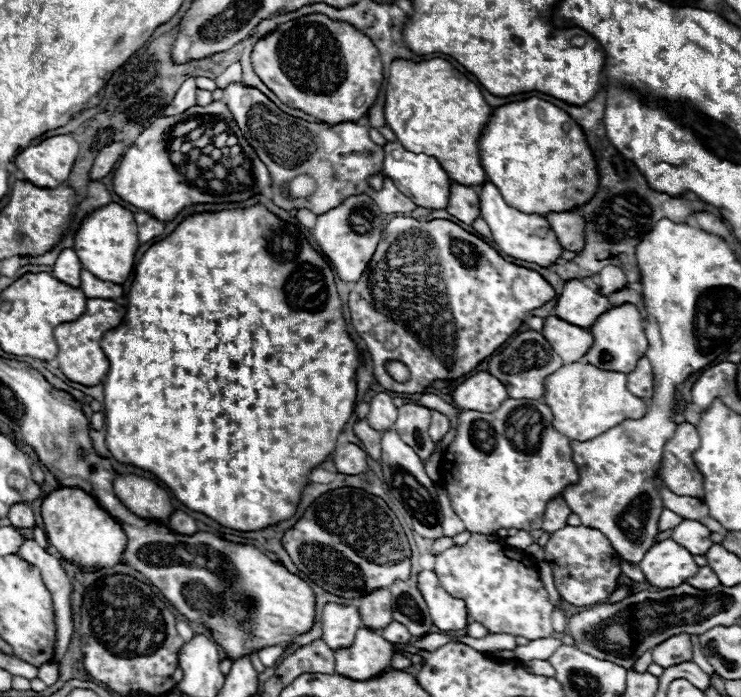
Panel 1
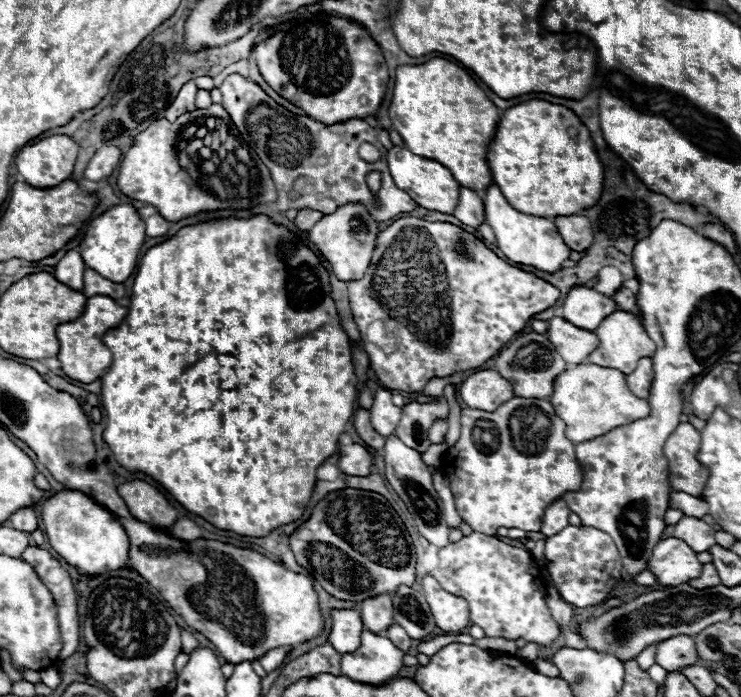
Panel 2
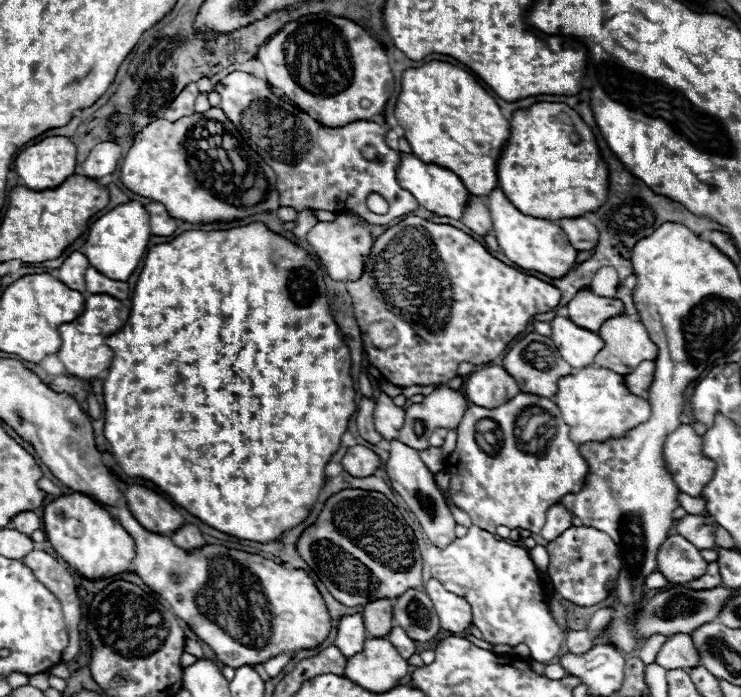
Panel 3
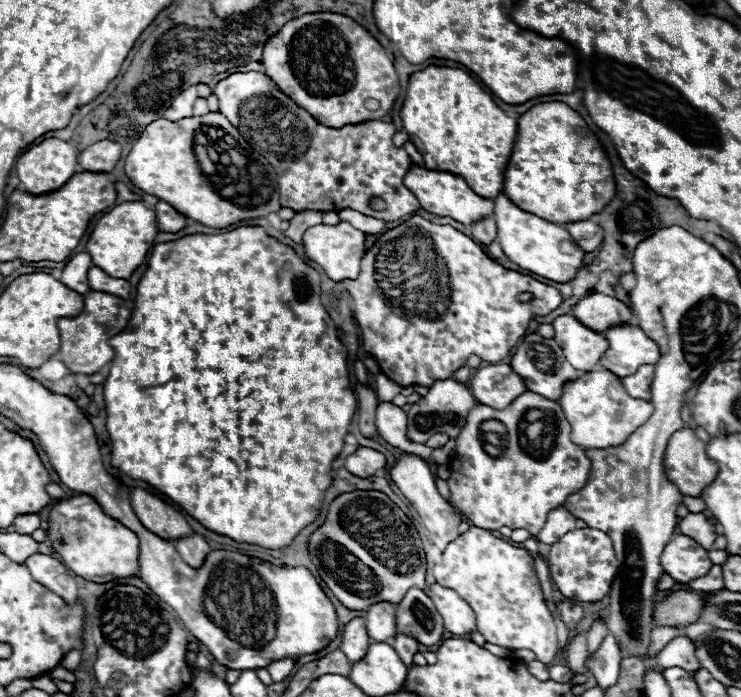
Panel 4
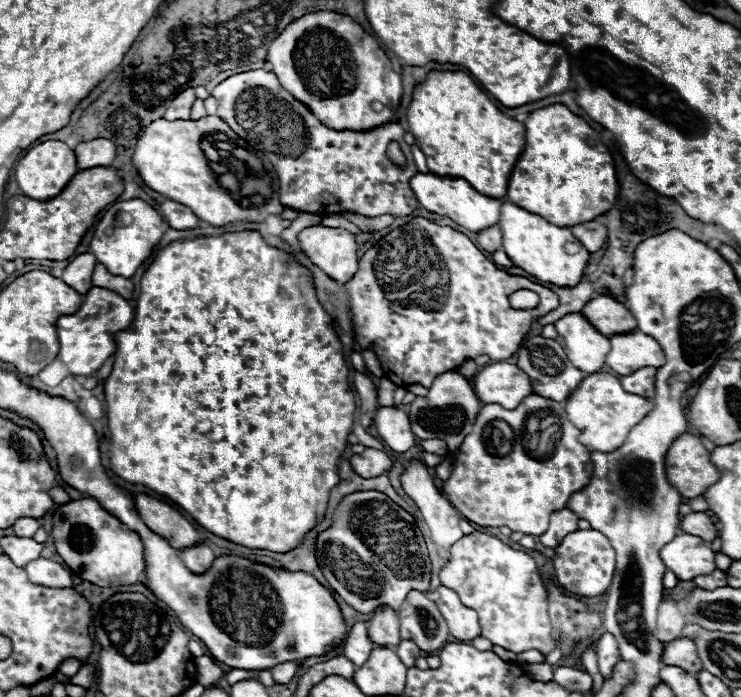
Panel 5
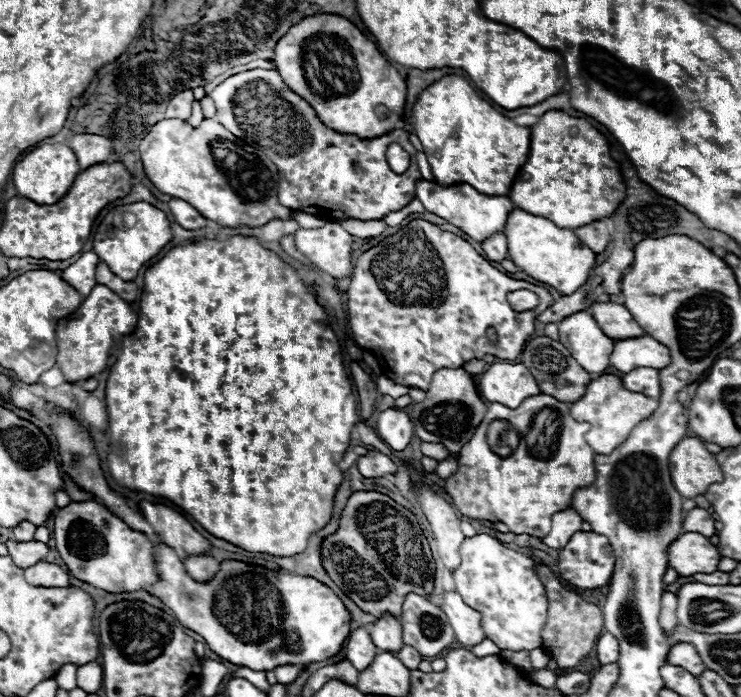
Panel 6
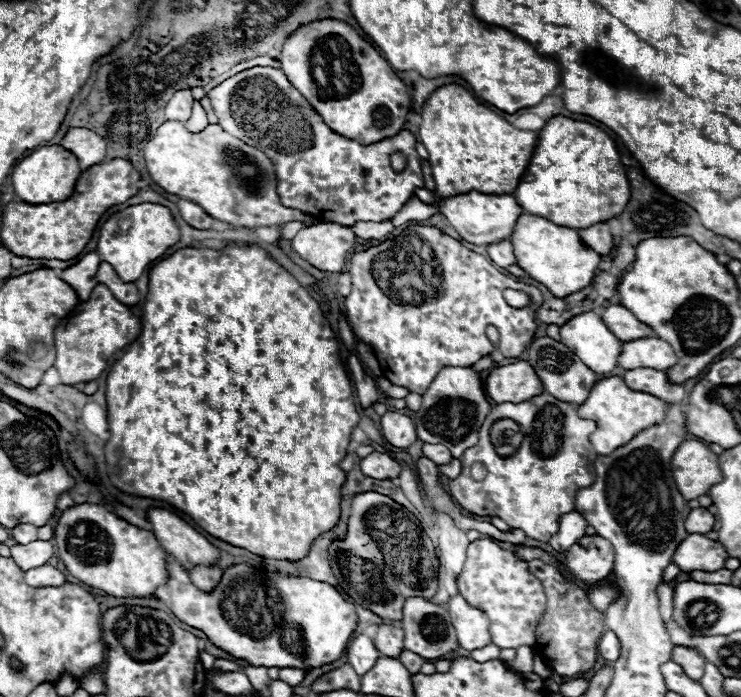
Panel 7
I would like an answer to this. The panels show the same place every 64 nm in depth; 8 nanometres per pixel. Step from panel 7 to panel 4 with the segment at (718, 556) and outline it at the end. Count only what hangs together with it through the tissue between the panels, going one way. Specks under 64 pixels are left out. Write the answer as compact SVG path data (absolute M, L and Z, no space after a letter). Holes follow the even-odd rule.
M684 534L672 536L672 540L664 546L660 554L660 564L668 576L682 584L694 580L696 576L708 574L712 566L706 550Z

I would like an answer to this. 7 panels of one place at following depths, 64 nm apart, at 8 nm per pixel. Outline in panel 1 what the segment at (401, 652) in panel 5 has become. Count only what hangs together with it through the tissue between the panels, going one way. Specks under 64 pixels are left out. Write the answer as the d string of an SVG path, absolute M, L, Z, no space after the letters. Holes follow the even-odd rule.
M390 622L386 628L382 628L380 630L380 634L388 640L388 642L392 642L392 644L404 644L404 642L410 642L410 640L414 640L412 638L412 634L408 632L408 628L404 628L400 622Z

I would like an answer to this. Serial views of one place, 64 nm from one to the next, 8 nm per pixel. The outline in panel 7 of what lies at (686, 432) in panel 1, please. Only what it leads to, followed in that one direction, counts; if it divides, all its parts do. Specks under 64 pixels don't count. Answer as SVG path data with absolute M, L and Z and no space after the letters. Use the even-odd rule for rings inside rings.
M684 440L670 460L676 488L686 500L694 500L722 480L718 456L700 440Z

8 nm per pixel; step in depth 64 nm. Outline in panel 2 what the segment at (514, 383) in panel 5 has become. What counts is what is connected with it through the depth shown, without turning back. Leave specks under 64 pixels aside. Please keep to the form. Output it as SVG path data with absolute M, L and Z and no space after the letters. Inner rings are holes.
M480 370L468 376L458 386L456 396L468 408L494 412L500 404L510 400L514 394L512 394L512 384L504 380L496 370Z

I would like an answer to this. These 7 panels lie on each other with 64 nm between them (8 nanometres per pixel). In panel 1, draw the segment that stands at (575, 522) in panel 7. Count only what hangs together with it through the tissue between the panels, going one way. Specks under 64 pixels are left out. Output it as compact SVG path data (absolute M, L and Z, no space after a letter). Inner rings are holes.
M556 496L548 502L546 512L544 512L544 522L542 522L542 530L546 532L556 532L560 528L566 526L566 518L570 516L570 508L564 502L562 496Z

